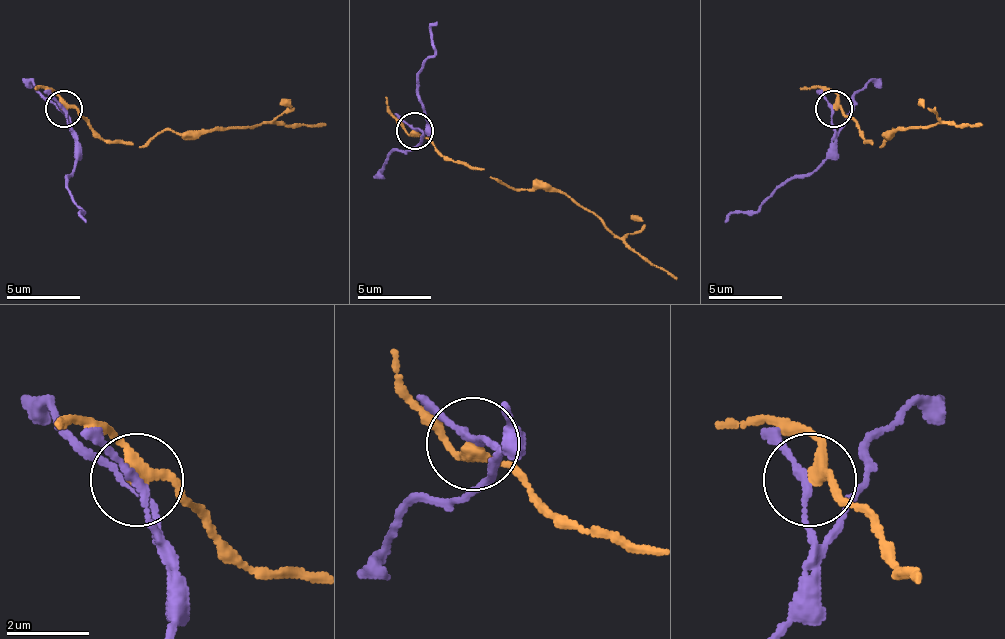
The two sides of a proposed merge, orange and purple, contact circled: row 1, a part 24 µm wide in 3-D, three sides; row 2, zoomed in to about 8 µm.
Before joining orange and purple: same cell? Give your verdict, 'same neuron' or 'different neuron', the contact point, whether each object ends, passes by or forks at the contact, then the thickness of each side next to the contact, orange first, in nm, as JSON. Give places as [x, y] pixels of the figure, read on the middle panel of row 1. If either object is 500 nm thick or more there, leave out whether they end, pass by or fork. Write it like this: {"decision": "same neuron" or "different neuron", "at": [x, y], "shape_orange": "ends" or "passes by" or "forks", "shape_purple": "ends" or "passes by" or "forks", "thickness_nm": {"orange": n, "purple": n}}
{"decision": "different neuron", "at": [414, 130], "shape_orange": "passes by", "shape_purple": "passes by", "thickness_nm": {"orange": 280, "purple": 150}}

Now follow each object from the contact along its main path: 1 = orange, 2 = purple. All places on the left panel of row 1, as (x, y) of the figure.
1: (62, 107), (73, 107), (107, 140), (140, 148), (166, 129), (203, 133), (324, 122)
2: (62, 107), (73, 148), (66, 188), (84, 211), (81, 214), (84, 222)

